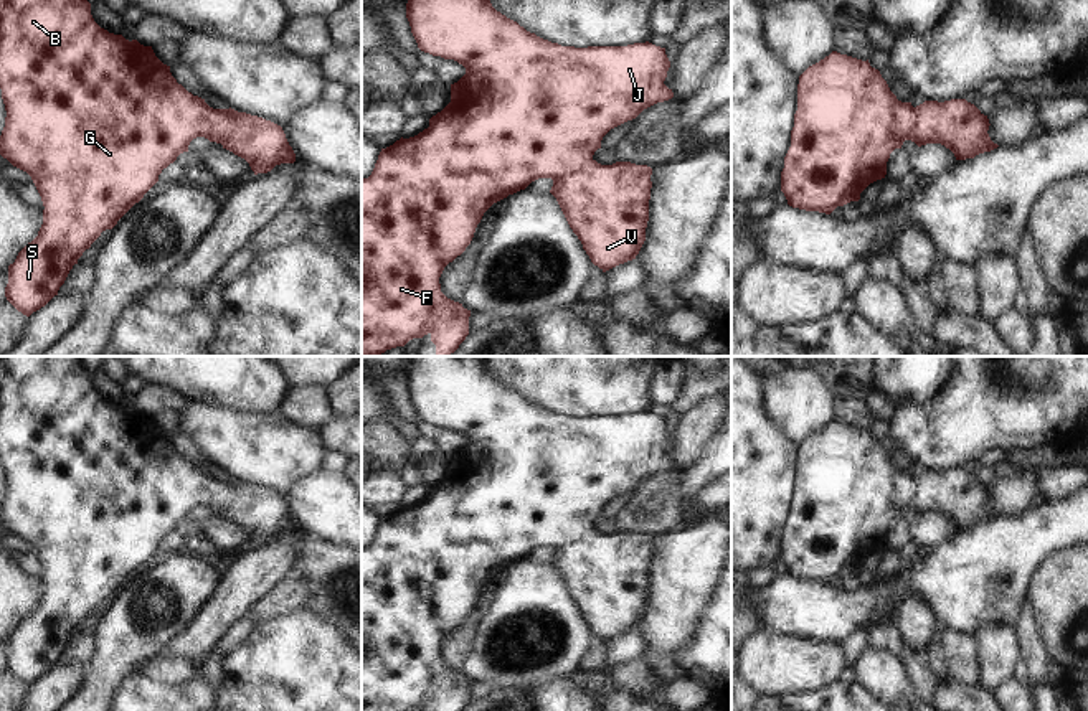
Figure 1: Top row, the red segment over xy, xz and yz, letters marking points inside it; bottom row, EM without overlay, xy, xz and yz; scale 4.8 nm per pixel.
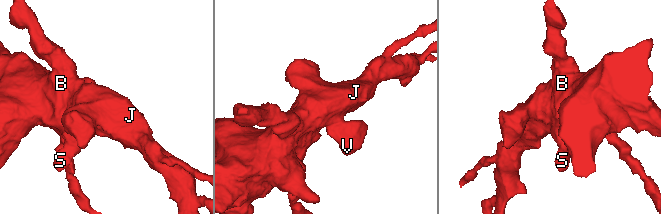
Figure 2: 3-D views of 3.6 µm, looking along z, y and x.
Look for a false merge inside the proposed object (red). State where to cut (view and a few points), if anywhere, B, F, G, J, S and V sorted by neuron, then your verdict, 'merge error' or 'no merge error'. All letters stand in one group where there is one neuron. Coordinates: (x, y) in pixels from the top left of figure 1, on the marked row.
cut none; groups B F G J S V; no merge error

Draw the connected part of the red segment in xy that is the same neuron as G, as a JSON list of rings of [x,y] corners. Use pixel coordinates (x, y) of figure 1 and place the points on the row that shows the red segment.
[[[0,0],[0,89],[7,111],[0,155],[31,177],[45,206],[38,236],[8,266],[5,297],[26,317],[58,295],[83,252],[144,198],[193,139],[221,144],[244,158],[254,175],[296,162],[281,125],[231,107],[210,107],[177,82],[152,46],[101,28],[88,0]]]

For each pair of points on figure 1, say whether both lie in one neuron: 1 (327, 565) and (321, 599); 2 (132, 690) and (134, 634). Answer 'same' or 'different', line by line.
1: same
2: different

